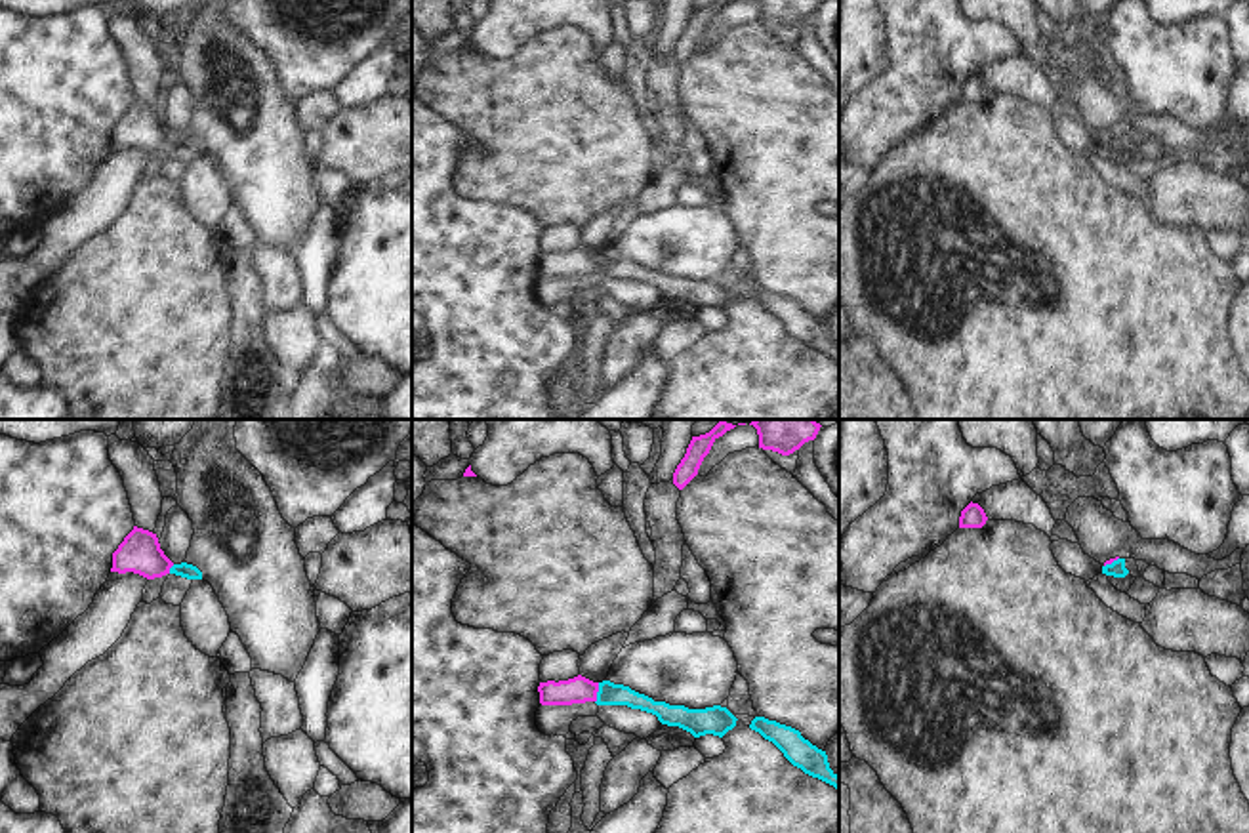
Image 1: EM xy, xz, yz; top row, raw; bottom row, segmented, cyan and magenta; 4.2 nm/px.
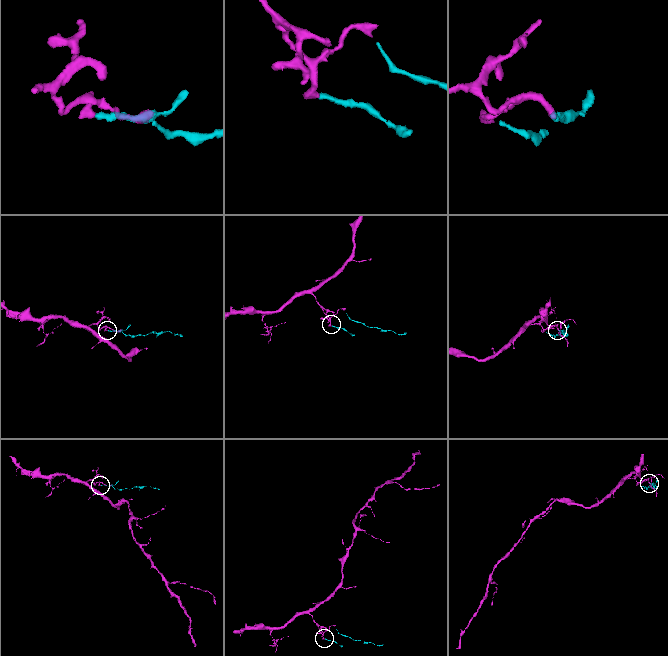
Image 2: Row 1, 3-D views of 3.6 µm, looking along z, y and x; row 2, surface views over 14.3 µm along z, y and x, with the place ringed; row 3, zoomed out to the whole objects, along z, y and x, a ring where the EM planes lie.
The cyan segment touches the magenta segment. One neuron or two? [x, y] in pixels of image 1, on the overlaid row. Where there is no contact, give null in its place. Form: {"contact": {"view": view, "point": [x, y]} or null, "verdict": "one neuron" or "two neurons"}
{"contact": {"view": "xz", "point": [597, 692]}, "verdict": "one neuron"}

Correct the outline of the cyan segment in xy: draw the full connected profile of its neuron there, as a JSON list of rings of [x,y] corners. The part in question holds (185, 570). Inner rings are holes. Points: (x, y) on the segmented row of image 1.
[[[133,526],[118,549],[113,553],[111,572],[133,572],[147,579],[175,574],[187,579],[202,579],[202,572],[187,562],[174,564],[160,549],[156,534]]]

